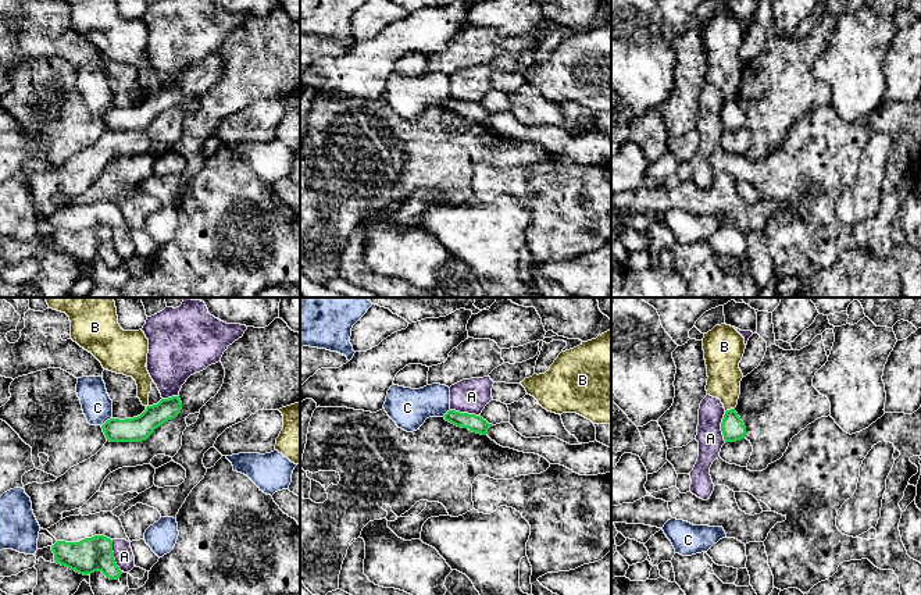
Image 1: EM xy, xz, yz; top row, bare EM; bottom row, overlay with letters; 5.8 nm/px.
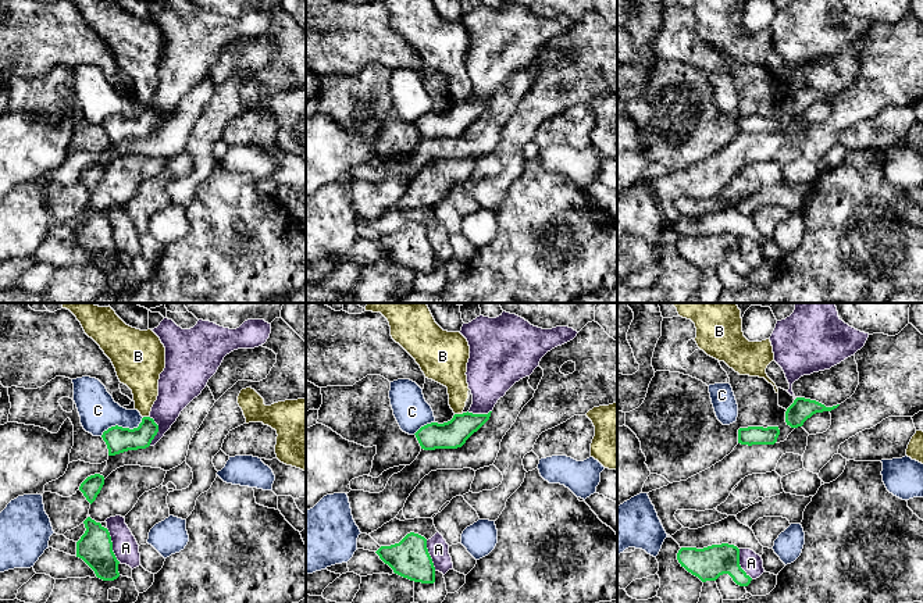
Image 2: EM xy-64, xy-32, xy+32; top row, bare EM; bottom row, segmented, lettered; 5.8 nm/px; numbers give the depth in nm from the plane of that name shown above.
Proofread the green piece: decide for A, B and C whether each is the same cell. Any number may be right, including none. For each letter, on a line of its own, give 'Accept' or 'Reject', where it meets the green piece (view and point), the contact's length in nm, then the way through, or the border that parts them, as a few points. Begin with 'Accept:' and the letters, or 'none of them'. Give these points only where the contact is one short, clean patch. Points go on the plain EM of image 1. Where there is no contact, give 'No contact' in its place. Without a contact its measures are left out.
Accept: none of them
A: Reject. Touches green at xy (113, 245). Shared border 200 nm
B: Reject. Touches green at yz (731, 98). Shared border 60 nm. Boundary: yz (734, 96), (725, 100)
C: Reject. Touches green at xy (106, 110). Shared border 80 nm

